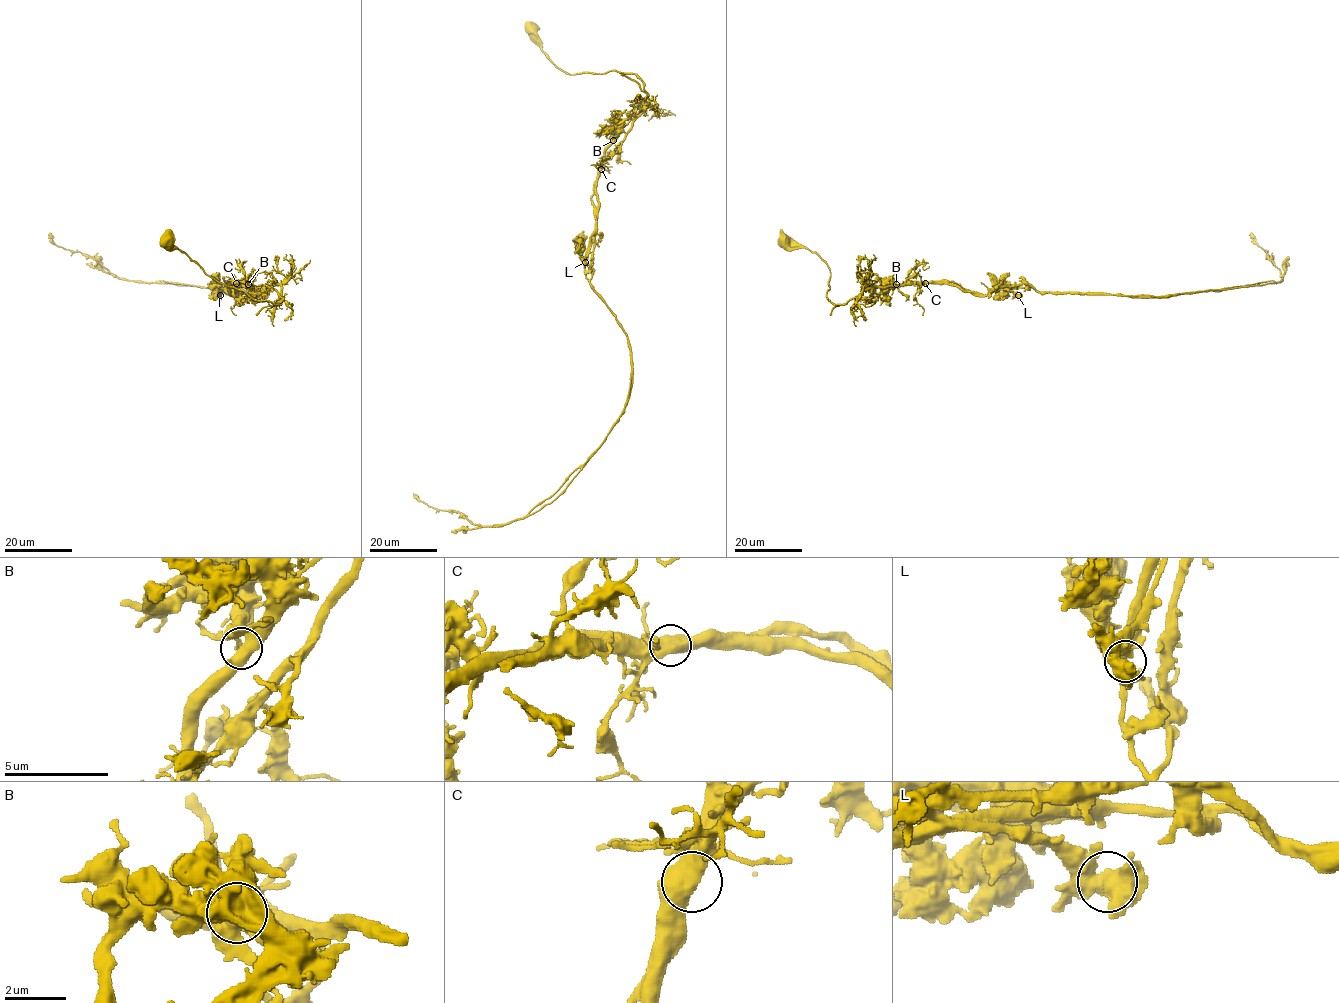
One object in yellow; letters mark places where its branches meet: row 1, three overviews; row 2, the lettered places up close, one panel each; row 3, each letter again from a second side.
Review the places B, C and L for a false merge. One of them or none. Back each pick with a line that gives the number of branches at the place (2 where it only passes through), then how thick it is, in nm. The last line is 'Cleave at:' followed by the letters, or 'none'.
C: branches 2; calibre 650 nm
Cleave at: C

